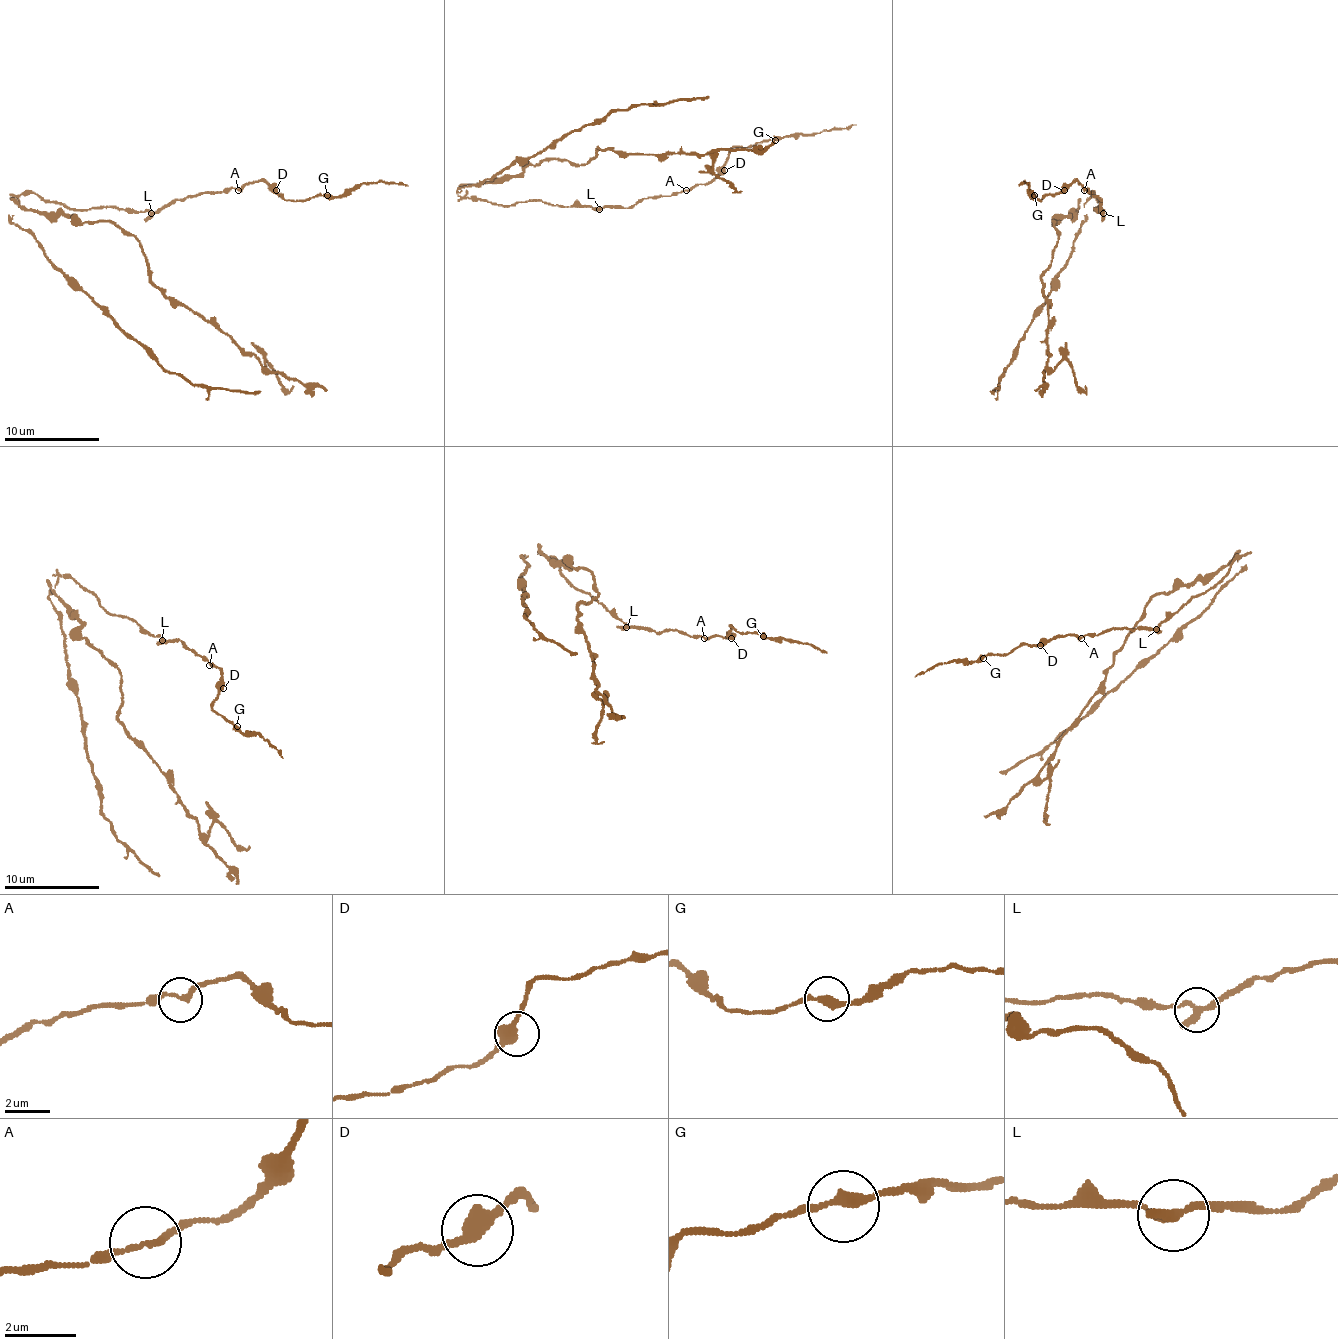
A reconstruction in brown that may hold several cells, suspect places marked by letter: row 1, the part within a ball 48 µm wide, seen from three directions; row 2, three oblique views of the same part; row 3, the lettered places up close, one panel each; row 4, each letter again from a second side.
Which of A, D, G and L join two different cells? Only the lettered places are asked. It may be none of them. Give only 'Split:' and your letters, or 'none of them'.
Split: L

